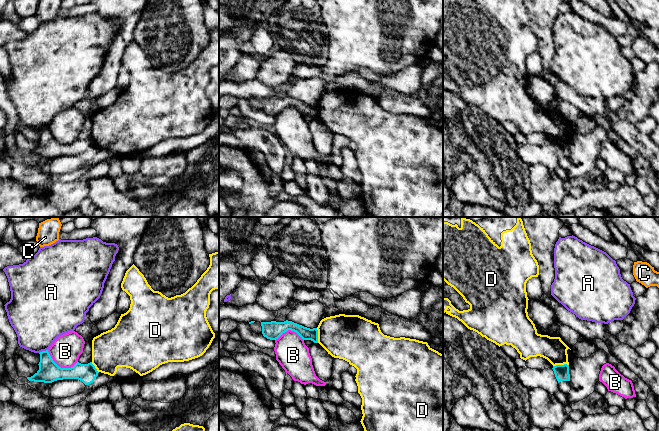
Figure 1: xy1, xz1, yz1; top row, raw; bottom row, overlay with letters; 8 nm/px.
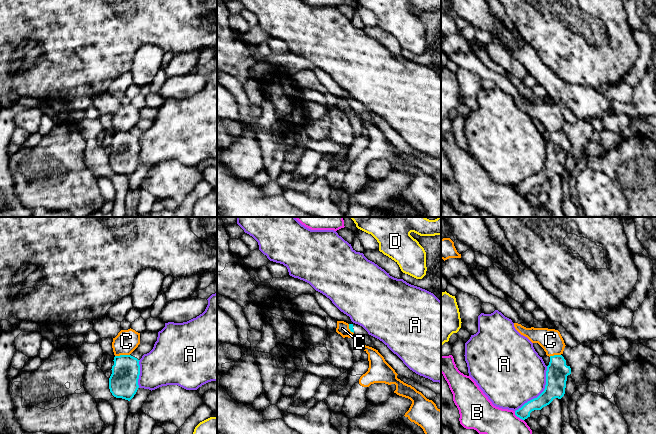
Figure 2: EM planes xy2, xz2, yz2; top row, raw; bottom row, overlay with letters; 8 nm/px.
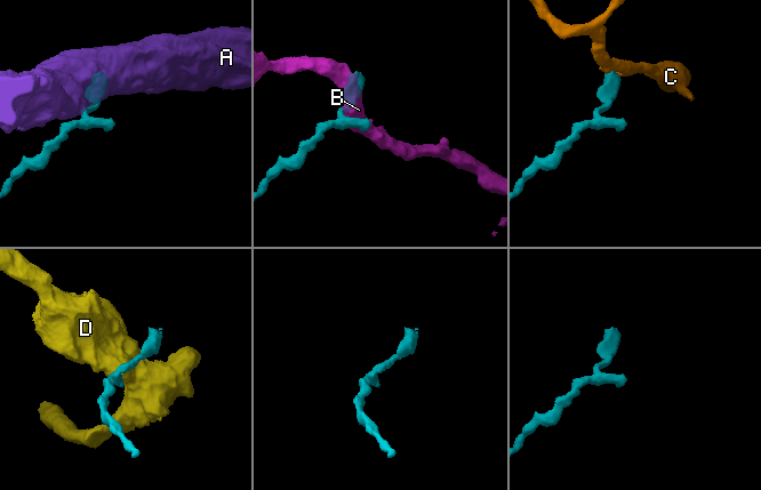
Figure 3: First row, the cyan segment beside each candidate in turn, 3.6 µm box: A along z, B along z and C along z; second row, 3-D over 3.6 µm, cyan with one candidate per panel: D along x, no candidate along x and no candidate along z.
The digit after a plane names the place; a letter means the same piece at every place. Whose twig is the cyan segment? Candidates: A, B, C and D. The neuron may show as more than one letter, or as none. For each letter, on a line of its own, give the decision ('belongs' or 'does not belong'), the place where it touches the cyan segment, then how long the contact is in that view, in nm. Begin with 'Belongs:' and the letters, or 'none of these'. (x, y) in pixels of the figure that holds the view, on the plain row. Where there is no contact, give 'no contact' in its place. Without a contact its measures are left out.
Belongs: none of these
A: does not belong | yz2 (542, 168) | 440 nm
B: does not belong | xy1 (60, 143) | 260 nm
C: does not belong | xy2 (122, 131) | 120 nm
D: does not belong | yz1 (560, 141) | 130 nm

